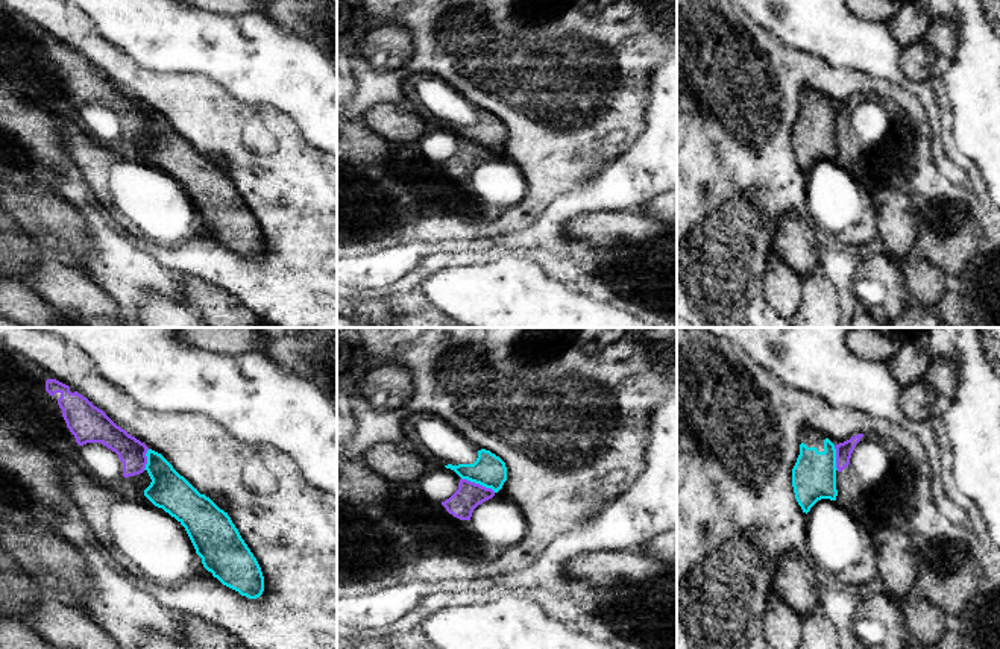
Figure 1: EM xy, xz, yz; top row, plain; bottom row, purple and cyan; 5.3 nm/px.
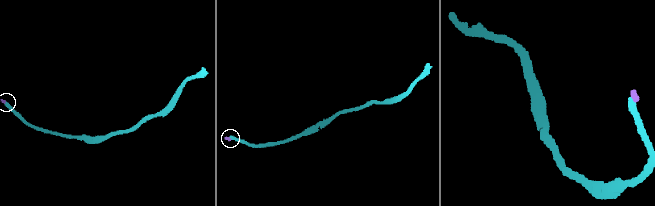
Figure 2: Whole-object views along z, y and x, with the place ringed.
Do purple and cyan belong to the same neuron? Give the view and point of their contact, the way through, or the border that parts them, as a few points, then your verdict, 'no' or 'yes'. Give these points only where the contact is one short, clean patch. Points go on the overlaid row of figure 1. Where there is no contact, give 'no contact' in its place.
meets purple in xz at (478, 484); border along xz (462, 478), (490, 487), (495, 492); no

